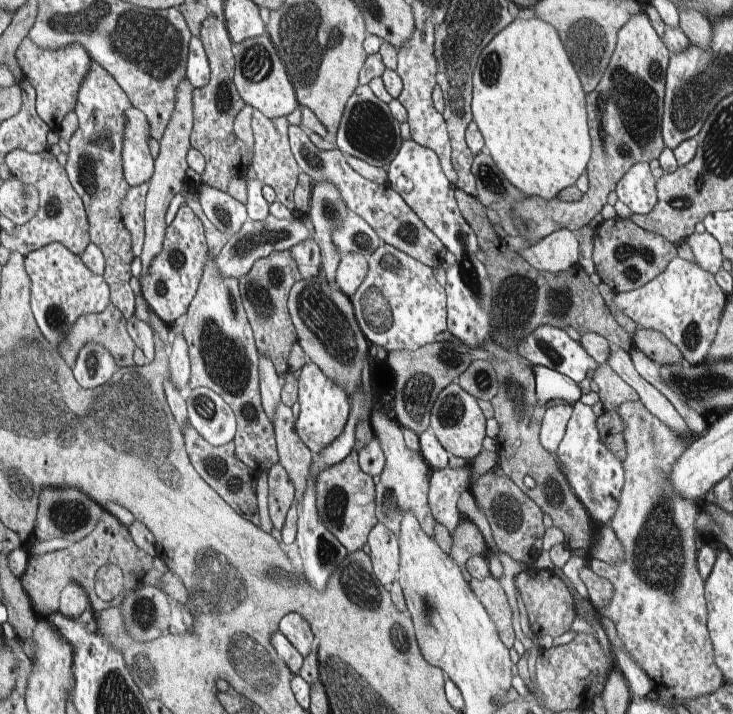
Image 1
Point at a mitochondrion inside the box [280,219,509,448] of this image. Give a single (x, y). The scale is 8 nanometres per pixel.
(330, 325)

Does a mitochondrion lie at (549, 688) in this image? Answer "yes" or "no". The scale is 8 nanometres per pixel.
no

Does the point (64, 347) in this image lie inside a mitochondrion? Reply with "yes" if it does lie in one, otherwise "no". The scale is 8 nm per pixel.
yes

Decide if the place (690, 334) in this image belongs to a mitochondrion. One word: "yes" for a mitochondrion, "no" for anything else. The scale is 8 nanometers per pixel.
yes

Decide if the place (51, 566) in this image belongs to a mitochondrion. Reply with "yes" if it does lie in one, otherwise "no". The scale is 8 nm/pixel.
no

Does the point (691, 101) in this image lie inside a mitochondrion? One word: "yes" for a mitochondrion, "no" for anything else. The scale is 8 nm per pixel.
yes

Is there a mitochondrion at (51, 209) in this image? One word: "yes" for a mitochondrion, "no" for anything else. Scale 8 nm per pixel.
yes

